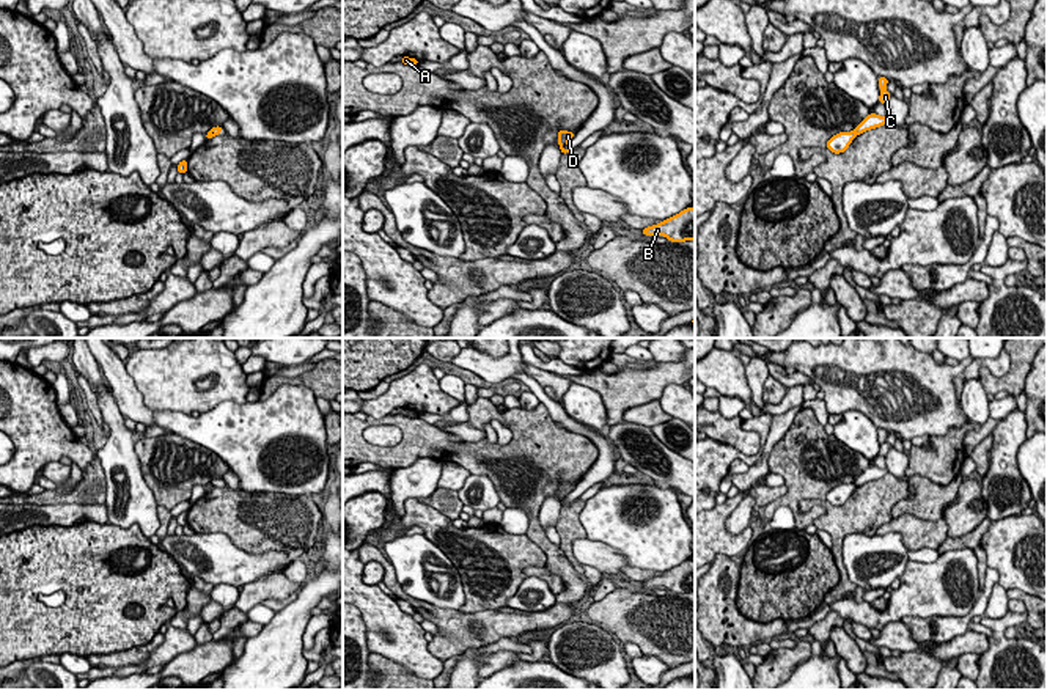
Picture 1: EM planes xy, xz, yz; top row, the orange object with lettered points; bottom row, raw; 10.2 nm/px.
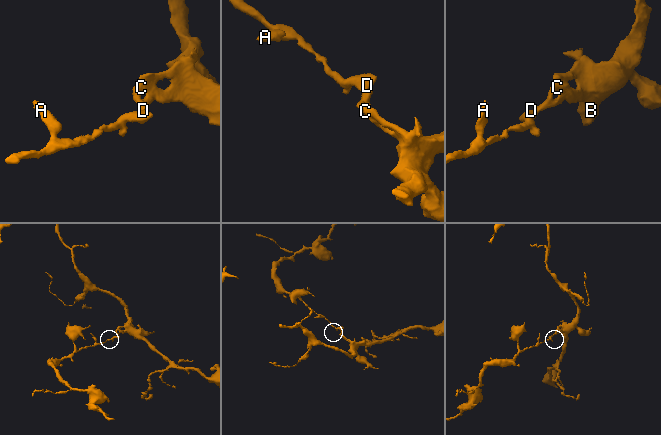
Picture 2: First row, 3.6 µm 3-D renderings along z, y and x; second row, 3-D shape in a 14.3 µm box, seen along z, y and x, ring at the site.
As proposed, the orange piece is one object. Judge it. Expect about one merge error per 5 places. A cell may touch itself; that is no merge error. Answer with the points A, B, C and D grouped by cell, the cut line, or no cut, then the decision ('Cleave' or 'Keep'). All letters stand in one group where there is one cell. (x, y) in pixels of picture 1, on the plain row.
Groups: A D / B C. Split along yz (852, 483), (857, 486). Cleave

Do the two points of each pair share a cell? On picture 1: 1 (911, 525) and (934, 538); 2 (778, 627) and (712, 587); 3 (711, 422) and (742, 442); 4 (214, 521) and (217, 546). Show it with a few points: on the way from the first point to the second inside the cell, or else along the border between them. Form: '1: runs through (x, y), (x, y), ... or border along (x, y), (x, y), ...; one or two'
1: runs through (917, 532), (928, 533); one
2: runs through (760, 629), (742, 629), (719, 605); one
3: runs through (719, 428), (734, 434); one
4: border along (194, 532), (224, 533), (247, 552); two

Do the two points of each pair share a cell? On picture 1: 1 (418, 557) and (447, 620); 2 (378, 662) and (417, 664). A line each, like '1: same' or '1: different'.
1: different
2: different

